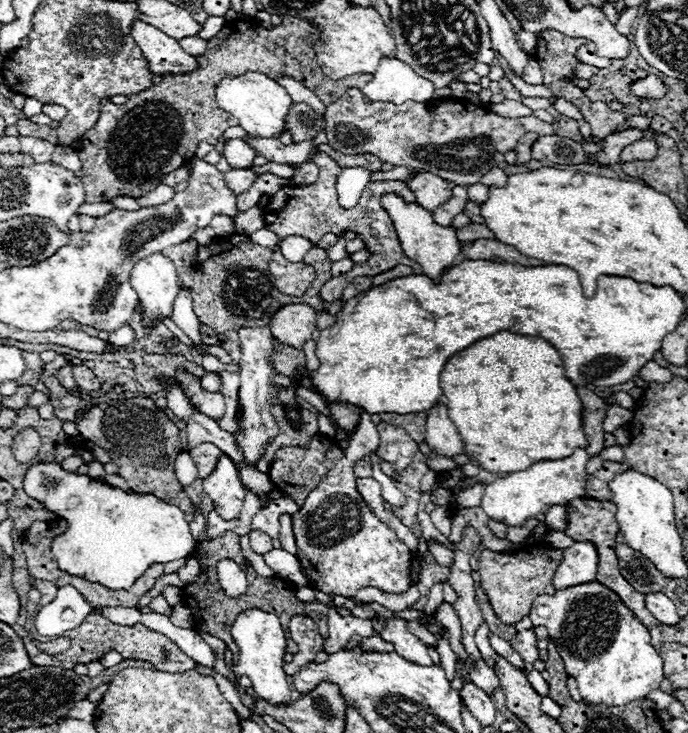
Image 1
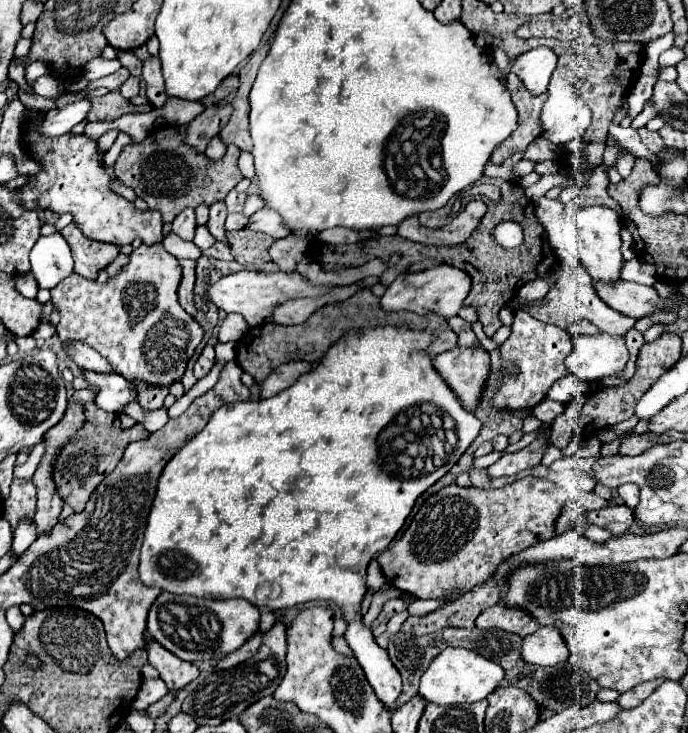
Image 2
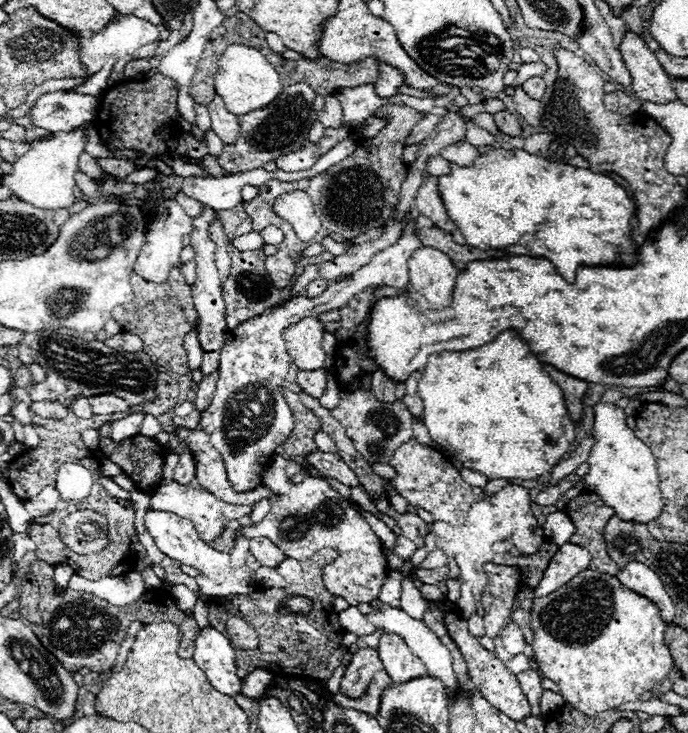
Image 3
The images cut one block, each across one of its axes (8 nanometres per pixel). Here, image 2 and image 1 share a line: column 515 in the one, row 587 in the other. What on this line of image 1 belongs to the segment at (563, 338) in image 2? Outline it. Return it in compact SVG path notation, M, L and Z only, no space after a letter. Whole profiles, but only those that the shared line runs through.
M362 410L362 420L350 438L344 458L324 476L324 480L310 492L306 504L292 516L294 538L298 544L298 558L312 588L320 588L326 594L354 596L360 588L374 586L382 592L400 594L406 592L410 582L412 552L398 540L398 536L380 522L362 500L356 490L354 464L378 450L378 430L370 420L370 414Z

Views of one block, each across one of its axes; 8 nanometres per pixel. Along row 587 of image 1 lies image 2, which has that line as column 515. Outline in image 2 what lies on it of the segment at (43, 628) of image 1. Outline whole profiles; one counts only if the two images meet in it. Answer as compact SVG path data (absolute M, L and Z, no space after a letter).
M544 46L520 54L518 60L512 66L508 64L508 56L501 49L495 49L492 56L498 64L499 70L502 70L504 74L508 74L508 72L518 74L520 80L524 82L524 86L532 94L546 92L550 76L552 76L556 64L558 64L556 54L550 48L544 48Z

